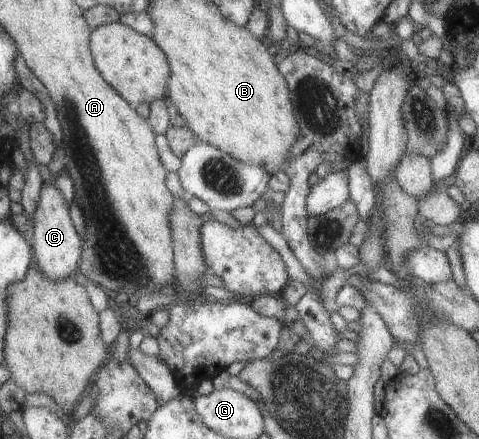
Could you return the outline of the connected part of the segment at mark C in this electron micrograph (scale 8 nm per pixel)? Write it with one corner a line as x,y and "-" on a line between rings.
44,182
43,186
41,186
41,196
39,196
39,204
37,204
37,210
35,210
33,218
32,247
36,268
39,268
53,282
69,278
79,268
83,240
77,234
77,230
75,230
75,226
71,221
69,204
63,198
63,194
59,192
59,188
55,186
55,182
50,182
49,184

